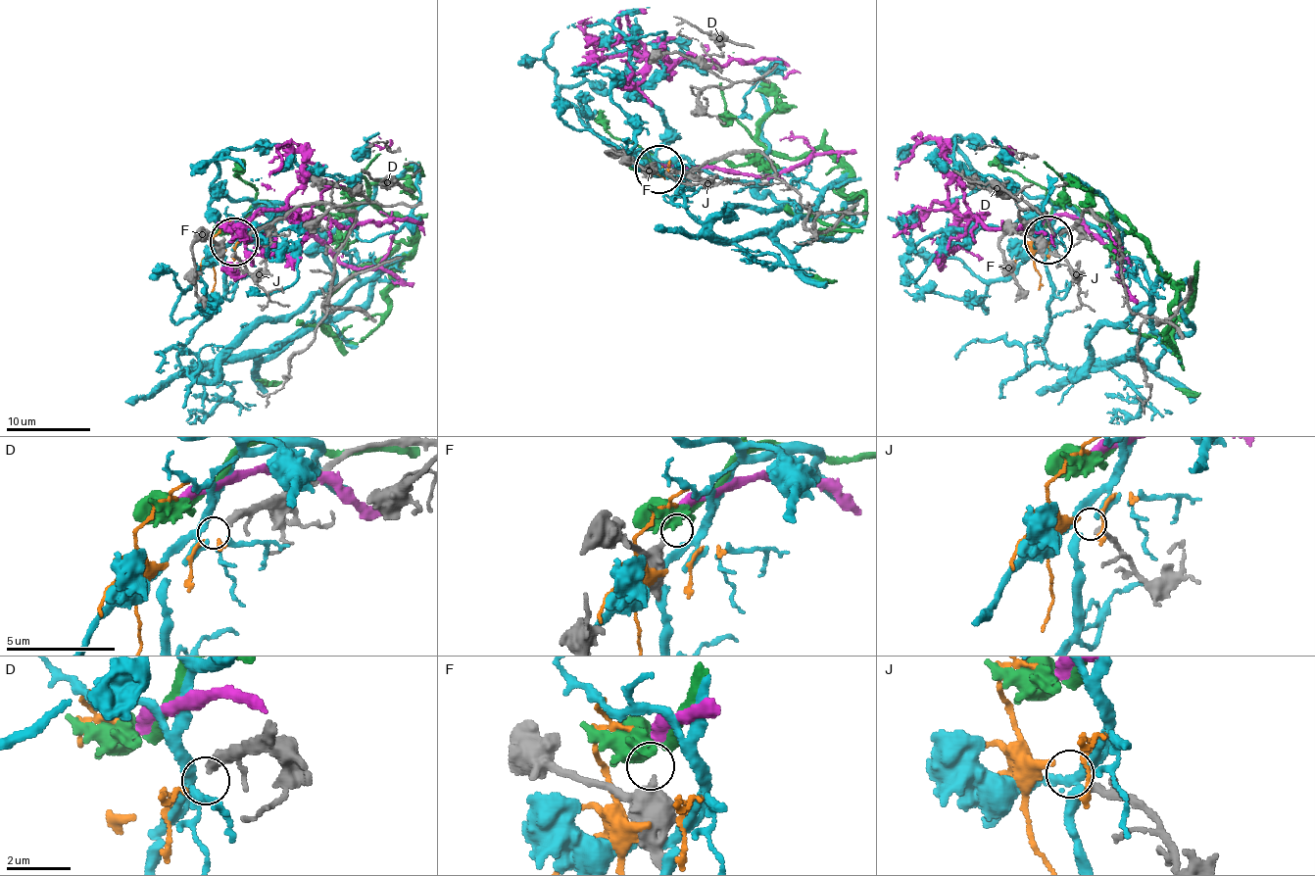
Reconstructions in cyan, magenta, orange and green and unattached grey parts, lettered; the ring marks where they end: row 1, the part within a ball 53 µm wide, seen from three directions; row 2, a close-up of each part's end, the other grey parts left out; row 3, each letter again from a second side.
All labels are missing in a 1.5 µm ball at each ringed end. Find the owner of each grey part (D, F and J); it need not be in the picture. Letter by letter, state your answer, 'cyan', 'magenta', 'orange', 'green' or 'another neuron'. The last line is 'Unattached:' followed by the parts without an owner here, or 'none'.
D: orange
F: green
J: another neuron
Unattached: J

